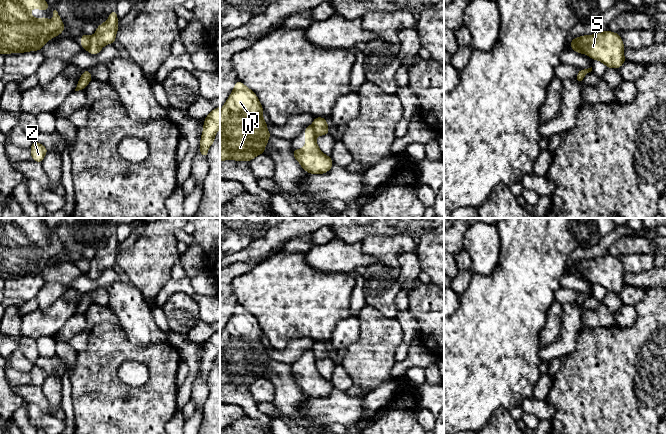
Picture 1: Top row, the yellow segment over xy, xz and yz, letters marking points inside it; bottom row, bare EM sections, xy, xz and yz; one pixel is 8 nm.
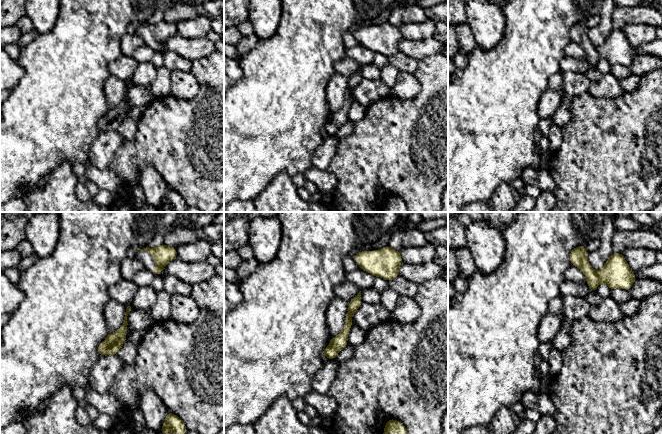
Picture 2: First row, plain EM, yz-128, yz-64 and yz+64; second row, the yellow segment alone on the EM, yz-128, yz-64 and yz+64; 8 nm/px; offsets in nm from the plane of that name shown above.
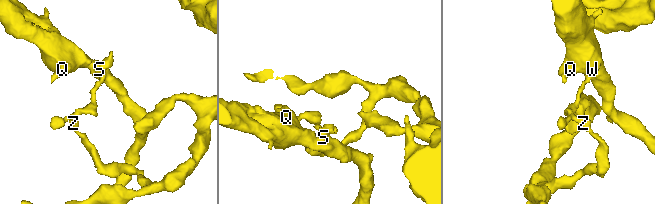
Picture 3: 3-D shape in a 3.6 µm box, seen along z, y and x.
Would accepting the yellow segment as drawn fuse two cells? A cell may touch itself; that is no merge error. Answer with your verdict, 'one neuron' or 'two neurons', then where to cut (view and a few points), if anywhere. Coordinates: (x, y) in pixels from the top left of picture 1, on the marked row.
two neurons; cut yz (576, 37), (585, 53)

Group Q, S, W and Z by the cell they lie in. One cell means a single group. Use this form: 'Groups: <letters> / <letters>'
Groups: Q S W / Z

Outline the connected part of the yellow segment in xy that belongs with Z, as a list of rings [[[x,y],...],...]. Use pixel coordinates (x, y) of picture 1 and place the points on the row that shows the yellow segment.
[[[34,140],[30,147],[32,160],[41,163],[48,152],[48,149],[41,143]]]

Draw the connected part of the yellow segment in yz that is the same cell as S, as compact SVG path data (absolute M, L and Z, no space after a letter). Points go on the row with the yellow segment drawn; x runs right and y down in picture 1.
M608 29L592 35L577 37L586 55L592 60L598 60L607 68L620 68L626 61L624 57L624 43L620 34Z

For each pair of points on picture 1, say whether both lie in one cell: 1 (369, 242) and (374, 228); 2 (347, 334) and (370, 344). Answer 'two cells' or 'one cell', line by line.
1: two cells
2: two cells

